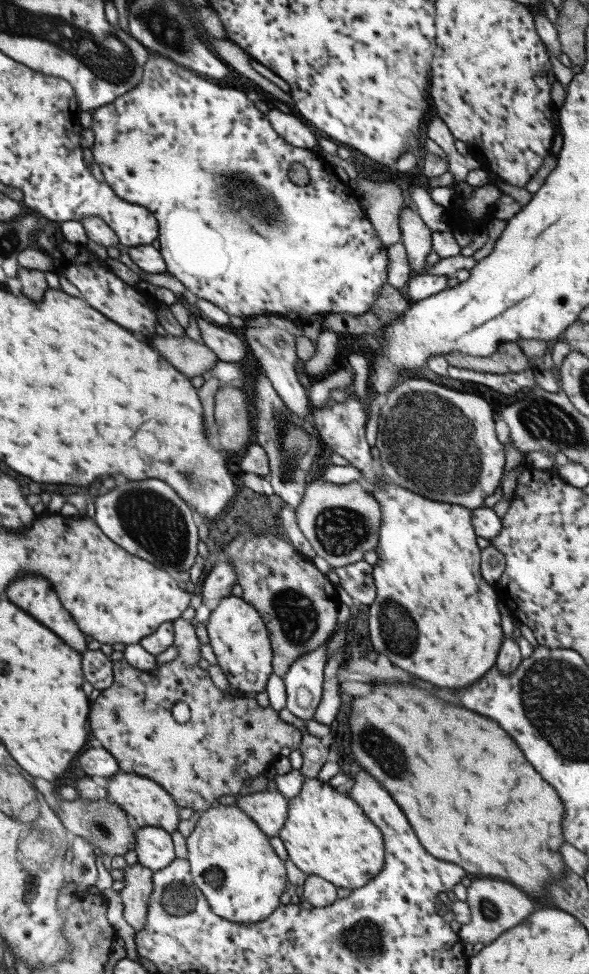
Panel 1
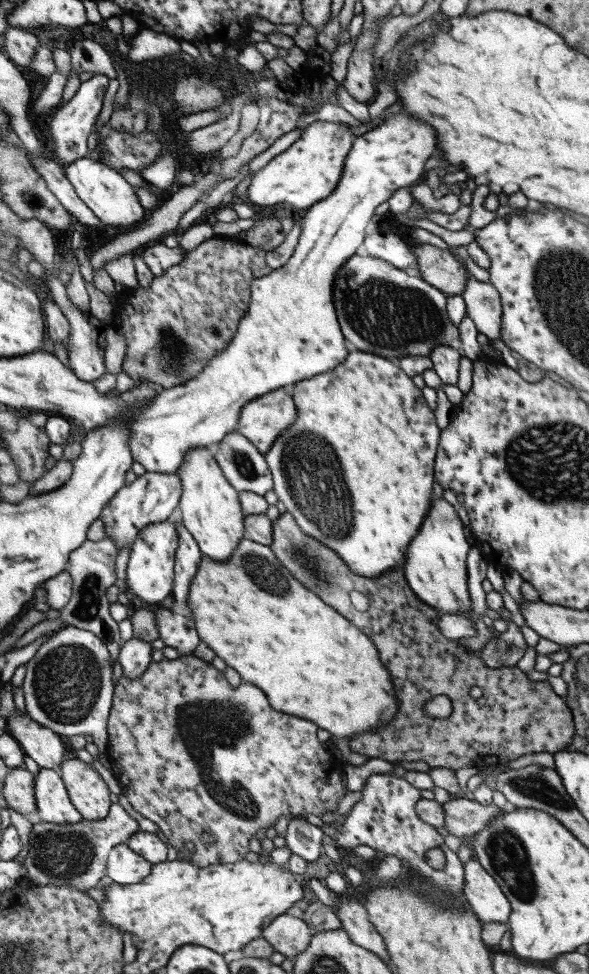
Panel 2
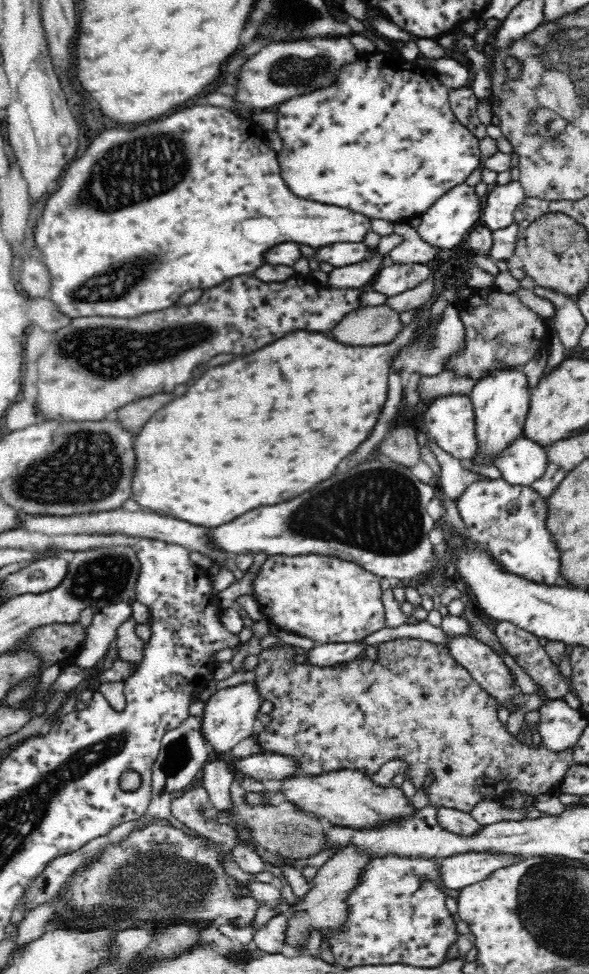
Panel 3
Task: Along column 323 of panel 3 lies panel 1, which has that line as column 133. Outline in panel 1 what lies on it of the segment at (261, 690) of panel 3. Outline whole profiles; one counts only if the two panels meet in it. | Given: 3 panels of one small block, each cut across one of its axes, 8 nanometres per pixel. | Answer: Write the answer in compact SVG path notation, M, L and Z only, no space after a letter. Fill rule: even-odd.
M173 620L173 634L175 644L183 650L183 654L169 664L159 664L155 676L147 676L127 660L113 660L113 684L111 688L101 690L95 700L91 700L87 722L91 724L91 738L99 740L101 748L105 748L109 756L117 760L117 766L123 774L137 774L159 784L173 798L177 808L187 806L193 808L193 812L203 812L217 804L221 796L241 796L245 792L245 782L251 782L255 776L261 776L269 764L275 764L281 748L289 748L291 752L299 750L303 732L283 722L279 716L281 712L269 706L261 708L253 698L235 698L213 684L207 670L197 666L199 642L193 642L193 620ZM177 700L185 702L191 710L185 724L177 724L171 718L171 706Z

